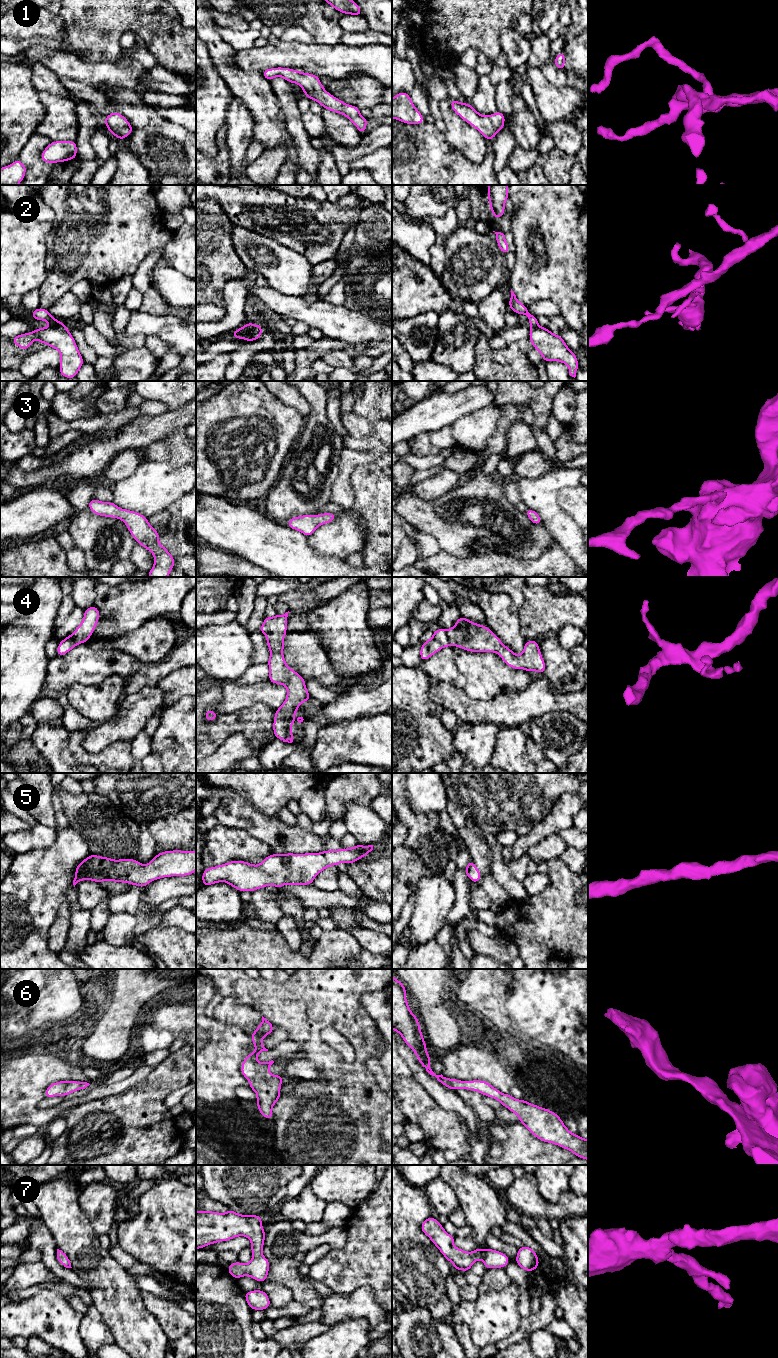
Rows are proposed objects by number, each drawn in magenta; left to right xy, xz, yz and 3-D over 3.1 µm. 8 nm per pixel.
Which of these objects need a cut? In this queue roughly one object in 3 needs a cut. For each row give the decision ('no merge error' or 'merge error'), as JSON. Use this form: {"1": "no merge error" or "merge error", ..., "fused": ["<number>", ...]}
{"1": "no merge error", "2": "merge error", "3": "no merge error", "4": "no merge error", "5": "no merge error", "6": "no merge error", "7": "no merge error", "fused": ["2"]}

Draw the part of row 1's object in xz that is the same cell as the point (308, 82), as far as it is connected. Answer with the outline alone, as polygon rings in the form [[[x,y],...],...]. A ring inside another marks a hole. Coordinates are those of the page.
[[[283,67],[263,70],[262,75],[268,81],[280,76],[289,83],[298,84],[308,99],[315,100],[326,110],[344,115],[356,126],[361,134],[365,133],[368,119],[360,115],[360,109],[331,95],[321,84],[320,77]]]

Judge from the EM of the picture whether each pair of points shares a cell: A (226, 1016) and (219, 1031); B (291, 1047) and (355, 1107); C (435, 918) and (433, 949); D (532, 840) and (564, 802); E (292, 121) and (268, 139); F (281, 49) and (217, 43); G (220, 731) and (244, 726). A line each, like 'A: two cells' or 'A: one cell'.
A: two cells
B: two cells
C: two cells
D: one cell
E: two cells
F: two cells
G: one cell

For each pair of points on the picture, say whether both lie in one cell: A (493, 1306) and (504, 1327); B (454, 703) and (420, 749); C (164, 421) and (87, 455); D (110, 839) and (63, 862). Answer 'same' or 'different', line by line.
A: same
B: same
C: same
D: different

